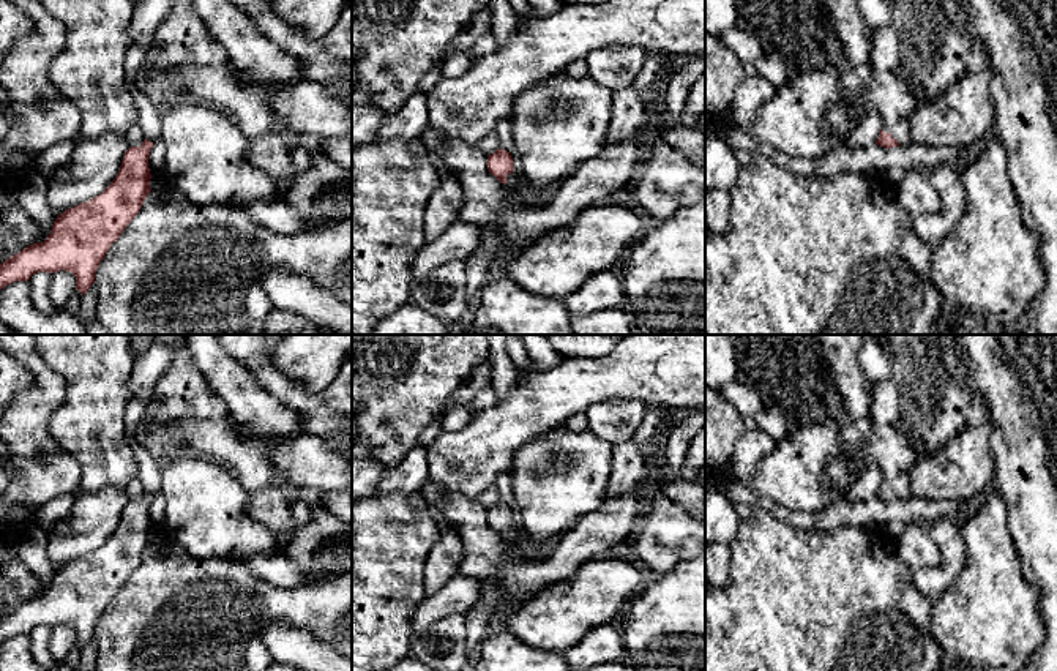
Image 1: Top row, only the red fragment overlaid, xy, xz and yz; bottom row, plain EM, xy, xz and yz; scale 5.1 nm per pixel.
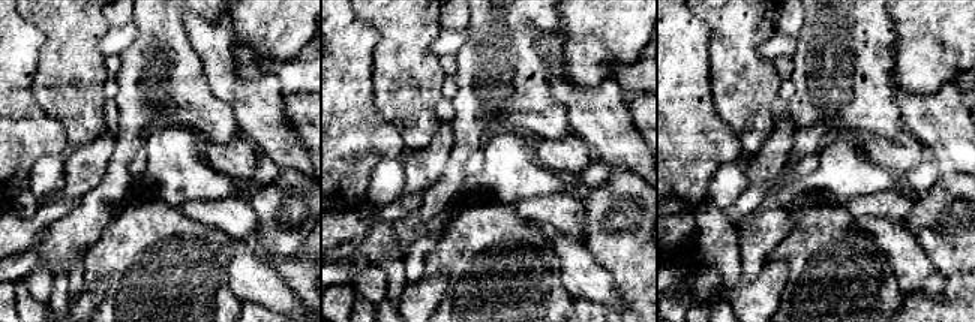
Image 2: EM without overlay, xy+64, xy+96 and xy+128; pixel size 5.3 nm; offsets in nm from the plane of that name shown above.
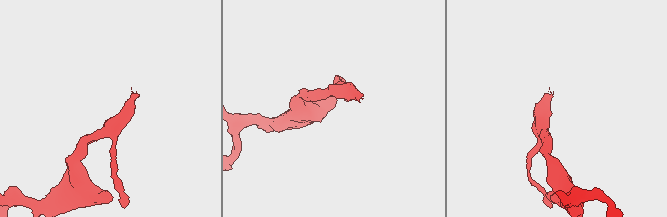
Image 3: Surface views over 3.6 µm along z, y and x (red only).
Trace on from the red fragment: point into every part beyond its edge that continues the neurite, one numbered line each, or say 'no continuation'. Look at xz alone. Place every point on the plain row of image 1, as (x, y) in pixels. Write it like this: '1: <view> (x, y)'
1: xz (513, 536)

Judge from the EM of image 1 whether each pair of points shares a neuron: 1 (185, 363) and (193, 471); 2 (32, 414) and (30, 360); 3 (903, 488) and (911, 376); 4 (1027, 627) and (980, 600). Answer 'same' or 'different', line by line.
1: different
2: same
3: same
4: same

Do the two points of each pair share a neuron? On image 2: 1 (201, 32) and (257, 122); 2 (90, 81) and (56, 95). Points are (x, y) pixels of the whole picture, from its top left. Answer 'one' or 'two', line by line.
1: one
2: one

